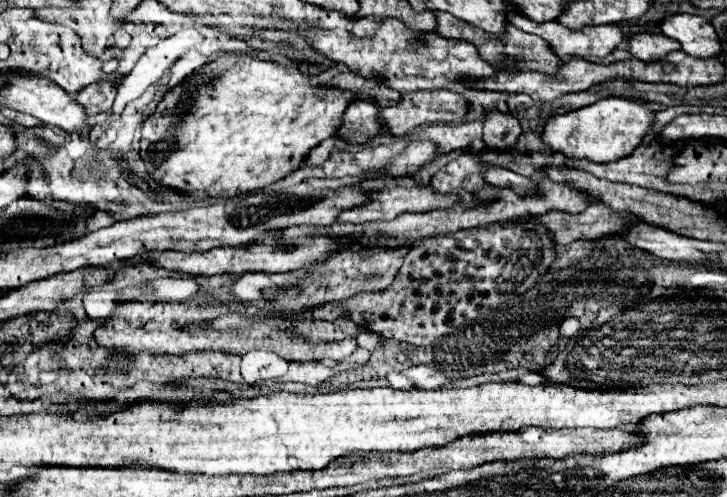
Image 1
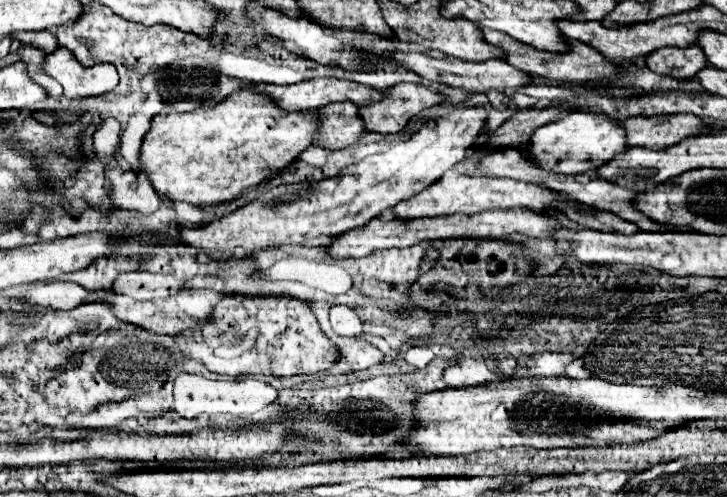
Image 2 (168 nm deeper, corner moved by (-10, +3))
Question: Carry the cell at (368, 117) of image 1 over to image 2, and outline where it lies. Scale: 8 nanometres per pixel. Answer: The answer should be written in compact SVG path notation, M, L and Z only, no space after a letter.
M336 102L318 110L318 134L312 140L320 148L346 148L360 140L366 132L364 122L358 116L358 106L352 102Z

